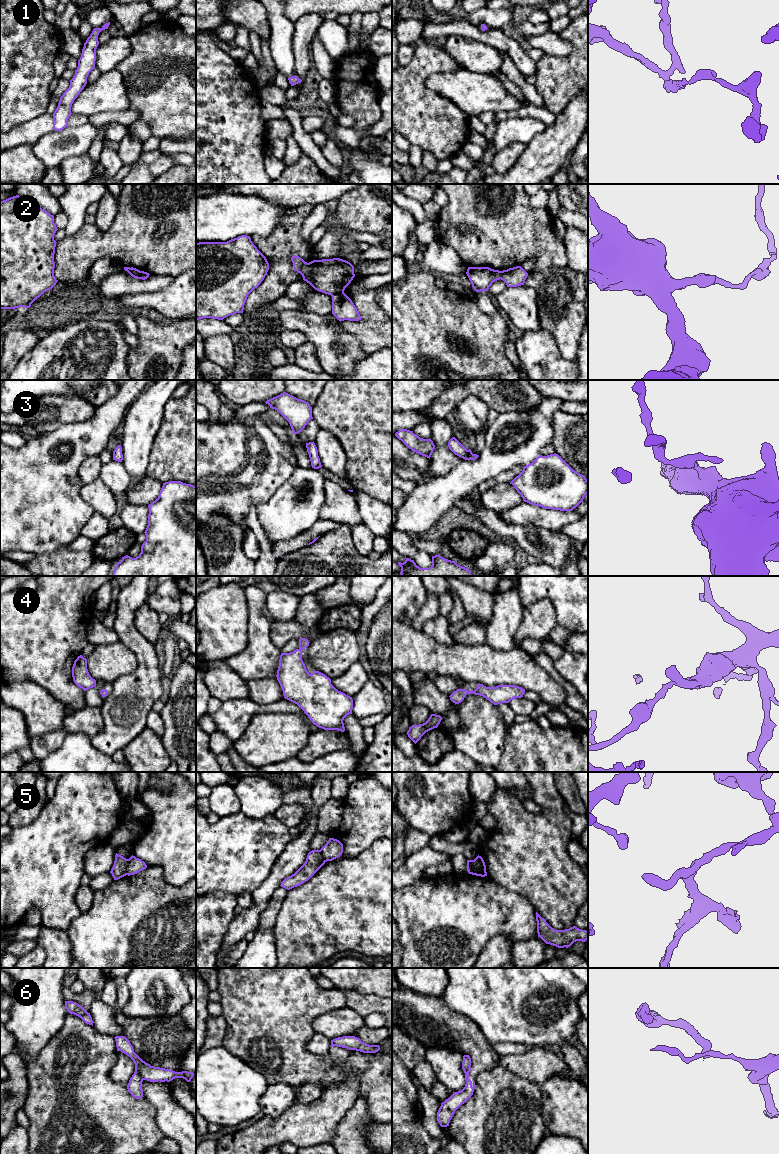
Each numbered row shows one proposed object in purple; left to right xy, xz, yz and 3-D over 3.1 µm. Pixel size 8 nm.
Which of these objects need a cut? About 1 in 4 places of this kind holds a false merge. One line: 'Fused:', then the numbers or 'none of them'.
Fused: 2, 5, 6

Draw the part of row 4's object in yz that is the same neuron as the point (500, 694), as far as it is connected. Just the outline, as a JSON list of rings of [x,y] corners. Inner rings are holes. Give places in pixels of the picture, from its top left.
[[[478,684],[474,691],[465,689],[457,689],[449,697],[455,703],[461,703],[467,694],[480,695],[489,700],[494,705],[509,703],[515,698],[523,697],[525,689],[515,685],[498,685],[496,687],[486,687],[483,684]]]

